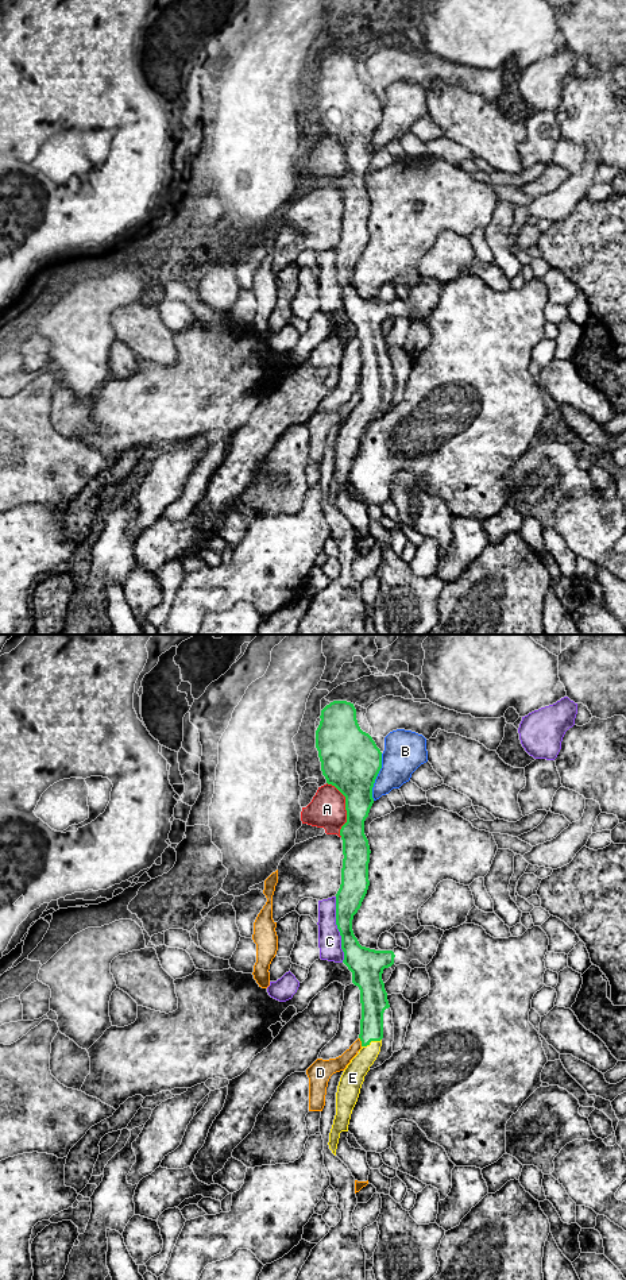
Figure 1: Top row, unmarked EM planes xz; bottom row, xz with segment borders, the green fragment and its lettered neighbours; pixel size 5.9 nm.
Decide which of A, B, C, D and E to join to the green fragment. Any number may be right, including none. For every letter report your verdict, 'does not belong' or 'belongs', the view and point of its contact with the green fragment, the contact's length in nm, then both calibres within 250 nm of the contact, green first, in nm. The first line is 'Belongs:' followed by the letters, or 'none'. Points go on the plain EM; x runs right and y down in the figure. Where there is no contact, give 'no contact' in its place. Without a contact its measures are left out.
Belongs: E
A: does not belong | xz (346, 160) | 340 nm | 300/220 nm
B: does not belong | xz (377, 127) | 280 nm | 360/240 nm
C: does not belong | xz (337, 280) | 400 nm | 180/140 nm
D: does not belong | xz (360, 392) | 60 nm | 160/100 nm
E: belongs | xz (371, 392) | 130 nm | 160/130 nm

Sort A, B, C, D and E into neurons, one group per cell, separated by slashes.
A B / C / D / E

